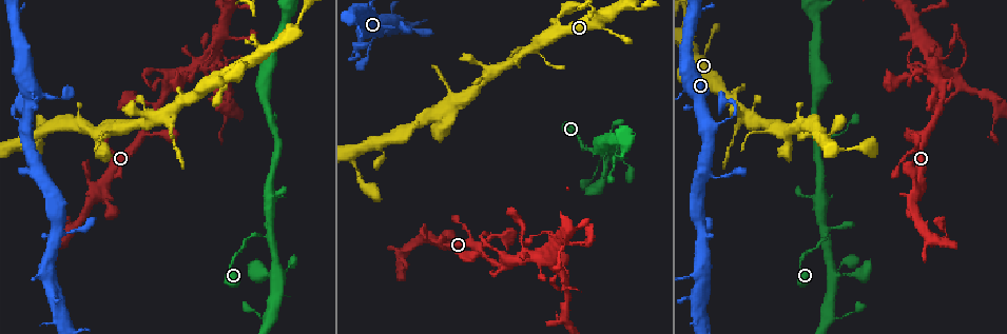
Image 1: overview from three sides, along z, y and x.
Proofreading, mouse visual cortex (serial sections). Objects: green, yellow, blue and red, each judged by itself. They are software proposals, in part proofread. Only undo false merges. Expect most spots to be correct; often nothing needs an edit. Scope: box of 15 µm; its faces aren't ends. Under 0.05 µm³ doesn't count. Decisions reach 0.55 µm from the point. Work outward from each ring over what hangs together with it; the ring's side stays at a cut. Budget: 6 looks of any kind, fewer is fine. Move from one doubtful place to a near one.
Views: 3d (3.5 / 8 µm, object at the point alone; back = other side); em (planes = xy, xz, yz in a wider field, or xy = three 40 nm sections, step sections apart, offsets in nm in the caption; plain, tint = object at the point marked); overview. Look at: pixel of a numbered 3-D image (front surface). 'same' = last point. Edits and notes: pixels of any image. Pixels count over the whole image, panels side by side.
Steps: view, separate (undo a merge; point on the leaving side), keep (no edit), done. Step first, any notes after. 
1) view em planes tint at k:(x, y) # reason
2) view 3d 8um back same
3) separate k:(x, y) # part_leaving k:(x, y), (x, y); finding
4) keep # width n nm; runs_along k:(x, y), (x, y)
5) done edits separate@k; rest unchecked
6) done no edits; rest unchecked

view 3d 3.5um at 1:(267, 236) # abrupt turn

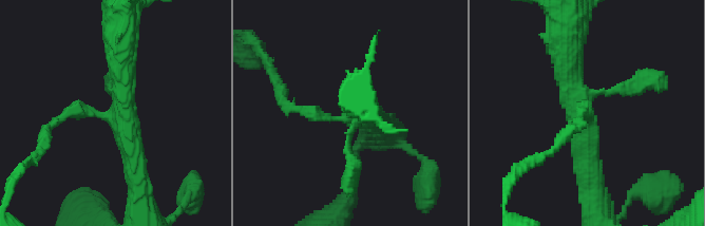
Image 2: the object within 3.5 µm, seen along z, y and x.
view em xy step 3 plain at 2:(114, 115) # now the EM

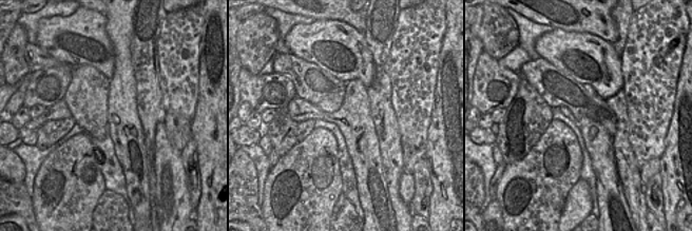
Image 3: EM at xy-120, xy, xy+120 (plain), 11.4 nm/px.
view em xy step 3 tint same # where the object lies

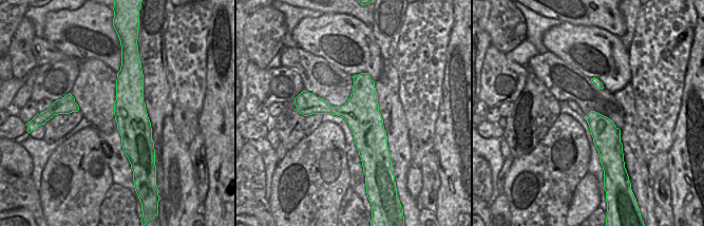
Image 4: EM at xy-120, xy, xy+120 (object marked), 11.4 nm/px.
keep # width 400 nm; runs_along 2:(574, 127), (588, 110), (566, 52); all the same cell

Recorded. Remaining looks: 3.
view 3d 8um at 1:(277, 143) # side arm on a straight run

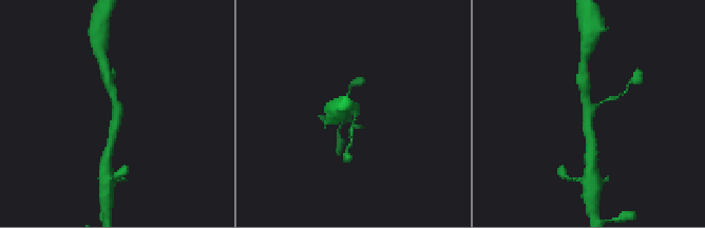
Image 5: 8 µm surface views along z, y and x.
view em xy step 5 tint at 5:(355, 110) # arms 3; arm_widths 150, 300, 300 nm; shape alone is not enough

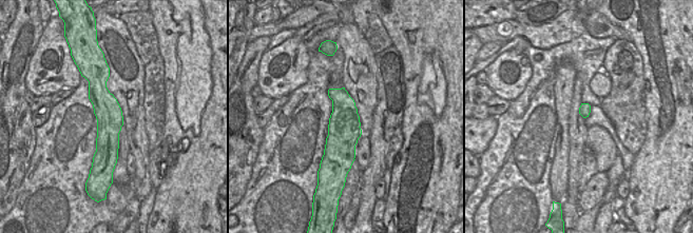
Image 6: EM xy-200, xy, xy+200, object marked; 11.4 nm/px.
keep # width 380 nm; runs_along 6:(104, 75), (101, 98), (114, 159); continuous, no second cell

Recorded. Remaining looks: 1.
done no edits; rest unchecked

